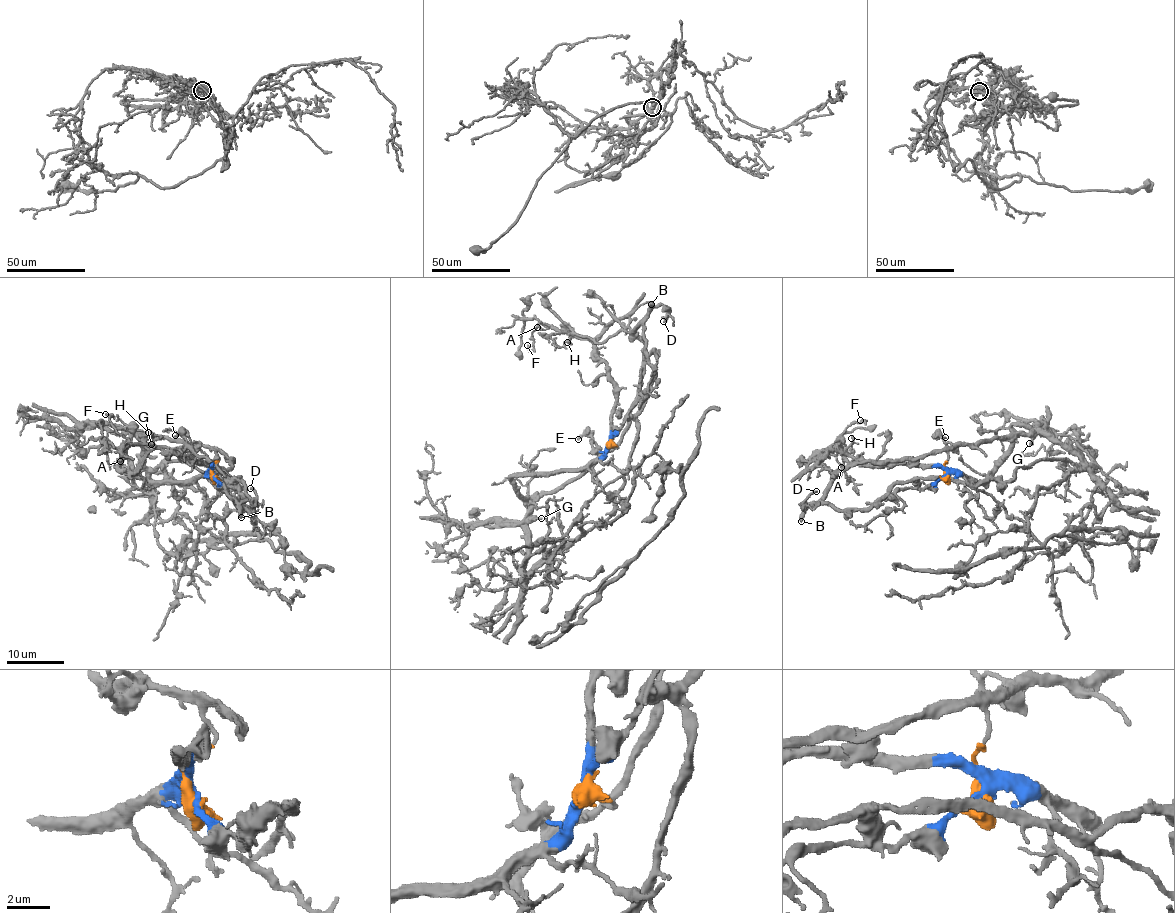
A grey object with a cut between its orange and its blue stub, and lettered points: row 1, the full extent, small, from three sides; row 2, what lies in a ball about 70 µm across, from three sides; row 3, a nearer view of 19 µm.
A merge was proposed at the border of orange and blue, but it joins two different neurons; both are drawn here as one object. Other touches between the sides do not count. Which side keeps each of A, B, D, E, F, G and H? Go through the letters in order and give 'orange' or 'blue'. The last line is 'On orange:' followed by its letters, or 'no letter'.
A: blue
B: orange
D: orange
E: orange
F: blue
G: orange
H: blue
On orange: B, D, E, G

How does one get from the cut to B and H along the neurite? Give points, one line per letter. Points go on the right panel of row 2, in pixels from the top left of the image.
B: (945, 474), (944, 450), (918, 457), (850, 463), (841, 469), (826, 493), (805, 510), (800, 522)
H: (945, 474), (944, 469), (936, 466), (863, 464), (845, 452), (852, 438)

